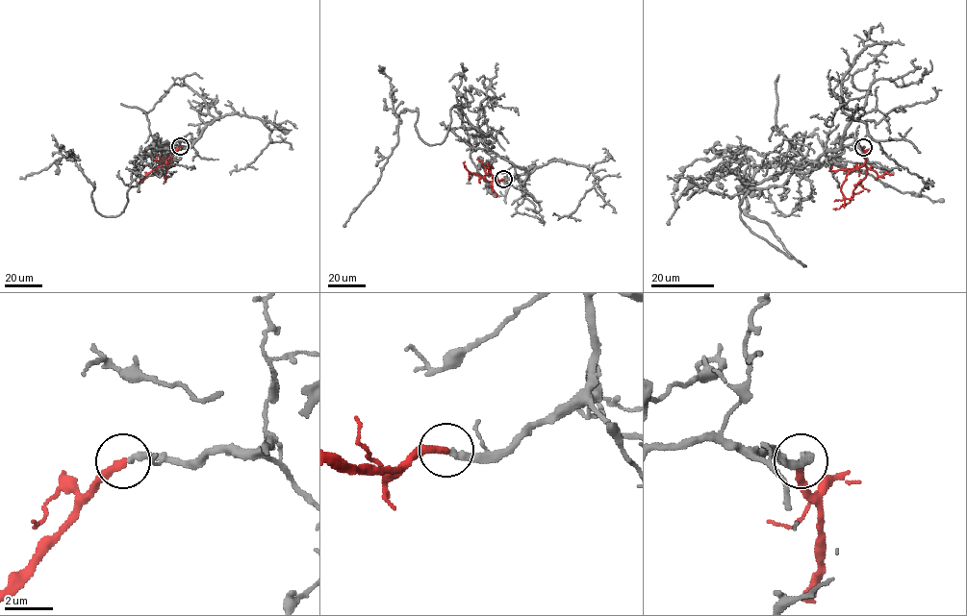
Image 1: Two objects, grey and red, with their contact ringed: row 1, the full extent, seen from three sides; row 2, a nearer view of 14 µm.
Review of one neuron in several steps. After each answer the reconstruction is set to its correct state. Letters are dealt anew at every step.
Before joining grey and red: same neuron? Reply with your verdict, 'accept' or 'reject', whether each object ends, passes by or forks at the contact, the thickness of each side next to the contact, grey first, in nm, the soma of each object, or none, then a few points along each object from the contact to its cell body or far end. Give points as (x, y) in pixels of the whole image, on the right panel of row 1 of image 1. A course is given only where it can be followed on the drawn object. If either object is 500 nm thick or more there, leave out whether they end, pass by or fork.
accept; grey ends there; red ends there; 280 nm thick on the grey side, 300 nm on the other; no cell body on grey; no cell body on red; grey runs (863, 147), (757, 183), (740, 218), (805, 265), (747, 212), (744, 188), (767, 164), (834, 163), (944, 200); red runs (863, 147), (866, 176), (855, 186), (851, 200), (838, 209), (833, 209)

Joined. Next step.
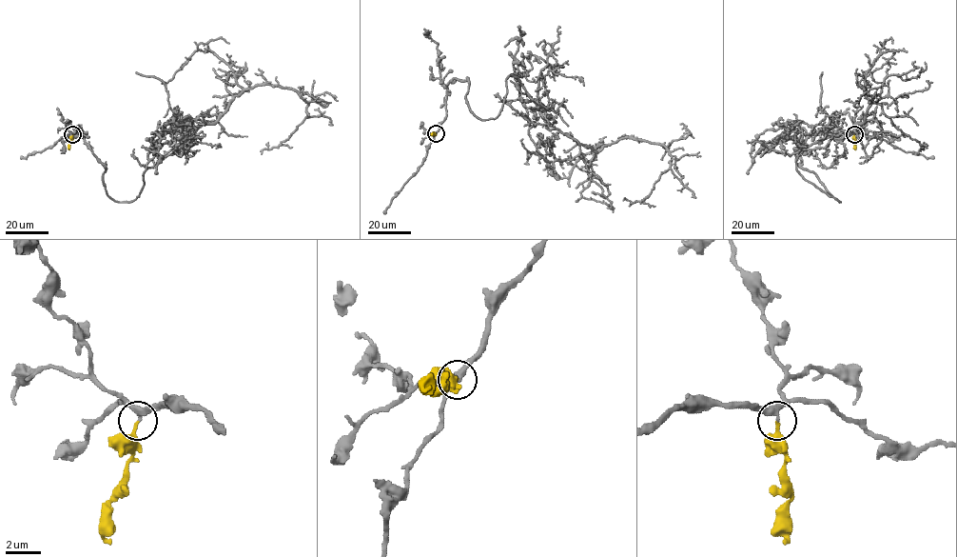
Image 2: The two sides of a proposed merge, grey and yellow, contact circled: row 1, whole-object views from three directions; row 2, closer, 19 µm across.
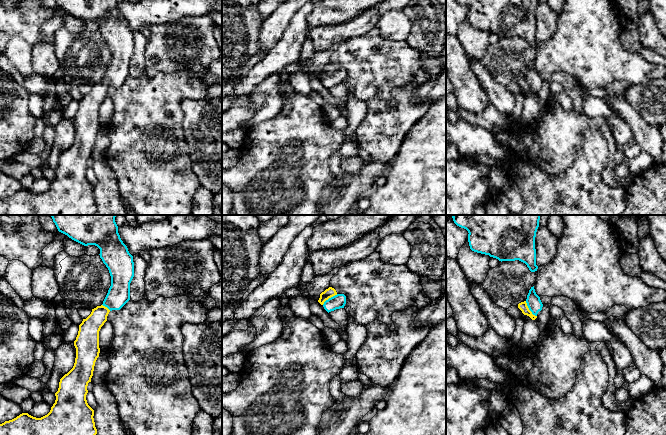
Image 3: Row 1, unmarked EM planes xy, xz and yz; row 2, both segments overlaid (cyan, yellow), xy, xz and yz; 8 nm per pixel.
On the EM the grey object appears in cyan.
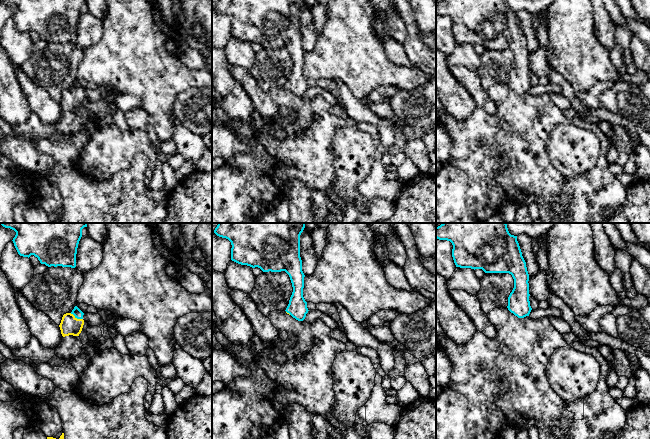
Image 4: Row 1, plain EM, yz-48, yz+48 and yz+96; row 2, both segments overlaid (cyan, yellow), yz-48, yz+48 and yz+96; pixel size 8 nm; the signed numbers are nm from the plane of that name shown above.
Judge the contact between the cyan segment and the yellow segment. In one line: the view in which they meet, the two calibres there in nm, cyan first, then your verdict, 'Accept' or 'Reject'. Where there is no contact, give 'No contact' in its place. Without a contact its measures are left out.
Touches cyan in yz. Thickness 120 nm (cyan) against 70 nm. Accept

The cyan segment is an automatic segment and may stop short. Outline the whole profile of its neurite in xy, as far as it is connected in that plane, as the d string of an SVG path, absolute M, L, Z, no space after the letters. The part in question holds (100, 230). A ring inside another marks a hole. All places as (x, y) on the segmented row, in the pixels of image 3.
M51 215L59 232L84 245L95 245L100 249L100 258L109 270L111 286L101 306L92 309L91 314L79 325L74 341L76 358L73 368L59 382L56 400L50 412L36 418L22 413L16 418L0 424L0 435L96 435L94 410L88 405L87 386L91 382L94 366L99 357L99 331L112 310L120 310L130 300L130 283L134 277L133 256L123 243L115 222L116 215Z

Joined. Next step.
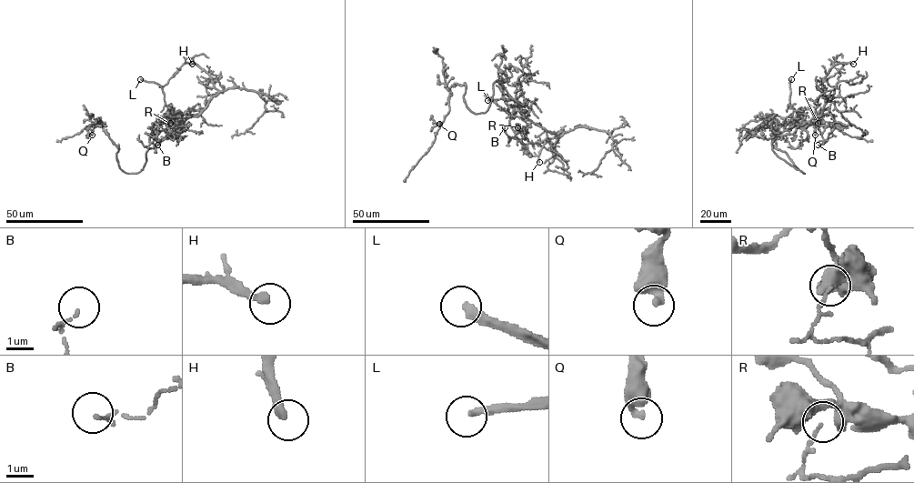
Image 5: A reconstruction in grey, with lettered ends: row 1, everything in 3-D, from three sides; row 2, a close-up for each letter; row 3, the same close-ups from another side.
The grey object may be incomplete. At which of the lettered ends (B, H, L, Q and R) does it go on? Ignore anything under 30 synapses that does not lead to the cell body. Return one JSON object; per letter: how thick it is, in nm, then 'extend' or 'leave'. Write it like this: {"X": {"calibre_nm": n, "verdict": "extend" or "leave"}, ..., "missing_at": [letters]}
{"B": {"calibre_nm": 120, "verdict": "leave"}, "H": {"calibre_nm": 280, "verdict": "extend"}, "L": {"calibre_nm": 280, "verdict": "extend"}, "Q": {"calibre_nm": 360, "verdict": "leave"}, "R": {"calibre_nm": 240, "verdict": "leave"}, "missing_at": ["H", "L"]}

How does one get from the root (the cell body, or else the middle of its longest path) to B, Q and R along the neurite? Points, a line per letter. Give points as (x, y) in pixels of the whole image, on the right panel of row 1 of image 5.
B: (772, 144), (779, 133), (798, 126), (800, 122), (822, 114), (833, 115), (834, 129), (825, 142), (818, 145)
Q: (772, 144), (778, 155), (804, 173), (776, 147), (774, 135), (789, 122), (813, 123), (815, 135)
R: (772, 144), (779, 133), (798, 126), (800, 122), (822, 114), (833, 115), (832, 124), (817, 126), (818, 123)

